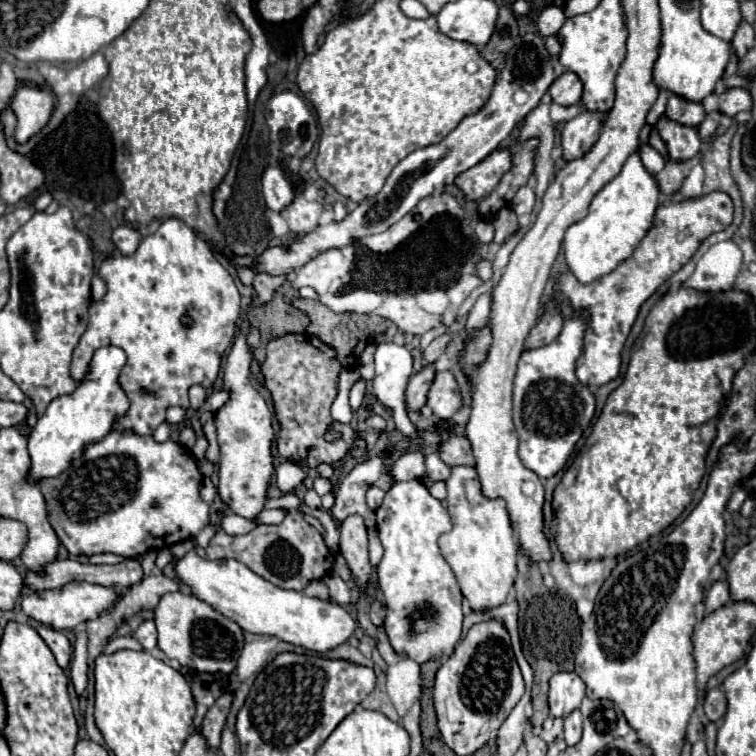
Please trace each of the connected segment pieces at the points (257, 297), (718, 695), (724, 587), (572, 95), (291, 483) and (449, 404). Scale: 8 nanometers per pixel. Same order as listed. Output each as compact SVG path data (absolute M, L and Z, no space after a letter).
M257 273L255 279L253 279L253 291L255 291L255 295L253 295L253 301L251 303L255 307L261 307L261 305L269 303L271 297L273 297L273 293L277 291L277 287L281 283L285 283L285 279L287 279L285 275L271 277L271 275L265 275L265 273Z
M717 687L717 689L709 689L707 695L705 695L703 707L705 707L705 717L707 717L709 721L715 721L715 723L717 723L717 721L725 715L725 711L727 711L725 693L723 693L719 687Z
M717 581L713 583L713 587L709 589L707 597L705 597L705 607L707 607L707 613L727 605L731 601L731 593L729 593L729 583L727 581Z
M565 71L549 87L549 95L559 105L565 105L565 107L577 105L581 101L581 95L583 95L583 83L581 83L581 79L573 71Z
M285 463L285 465L277 467L275 477L277 477L277 487L281 489L281 493L289 493L305 479L305 469L303 469L303 465Z
M439 371L435 375L427 395L427 405L441 419L449 419L461 409L461 391L451 371Z

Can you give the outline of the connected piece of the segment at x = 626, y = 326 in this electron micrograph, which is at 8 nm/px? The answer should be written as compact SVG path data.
M709 193L697 199L681 199L673 205L659 207L655 225L641 241L631 259L621 263L613 273L597 279L591 285L581 285L571 273L561 275L555 291L571 301L573 309L589 309L591 321L585 333L583 353L577 359L577 377L587 387L601 387L619 375L621 349L631 331L631 325L639 313L639 307L653 295L653 291L675 271L679 271L701 241L711 233L723 231L733 221L733 203L725 193Z

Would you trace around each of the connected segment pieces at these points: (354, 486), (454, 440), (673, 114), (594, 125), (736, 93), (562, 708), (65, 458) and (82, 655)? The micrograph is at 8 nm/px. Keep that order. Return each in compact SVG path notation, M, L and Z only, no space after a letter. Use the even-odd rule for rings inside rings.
M387 451L385 455L377 455L371 457L363 463L357 463L351 473L341 481L337 493L335 493L335 505L331 509L331 515L337 521L343 521L345 517L353 515L353 513L363 514L364 522L367 528L376 525L375 512L367 507L365 503L365 491L381 477L381 469L385 459L391 455L391 451Z
M449 437L445 441L441 441L441 447L439 447L439 453L437 453L449 467L455 467L455 465L469 465L473 467L475 465L475 457L473 457L473 449L471 449L471 443L467 437Z
M671 95L667 103L667 117L679 121L683 125L699 125L705 117L705 109L701 103L687 103L687 99L679 99L679 95Z
M581 111L575 119L563 125L561 149L563 161L583 157L599 139L599 129L603 125L603 113Z
M727 89L719 95L719 111L727 117L735 117L739 111L749 111L751 105L751 95L745 89Z
M575 671L555 673L549 685L549 707L553 717L567 717L571 711L579 709L579 703L585 697L585 683Z
M101 347L95 351L87 375L77 383L75 391L69 395L55 397L47 411L39 417L37 425L29 435L29 455L31 455L31 471L29 479L39 481L41 477L57 477L73 459L83 455L85 447L103 439L119 417L129 411L127 393L119 385L119 371L123 369L127 357L119 347Z
M85 631L77 635L77 643L75 643L73 659L71 659L71 681L75 685L77 695L81 697L81 693L87 687L87 635Z

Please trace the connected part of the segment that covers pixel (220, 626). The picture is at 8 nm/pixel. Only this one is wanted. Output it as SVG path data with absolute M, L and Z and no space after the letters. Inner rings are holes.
M181 591L165 593L153 613L155 613L153 621L159 633L157 647L169 659L177 659L181 665L205 673L229 675L235 669L237 657L245 645L243 629L235 621L223 617L211 605L203 603L195 595Z

